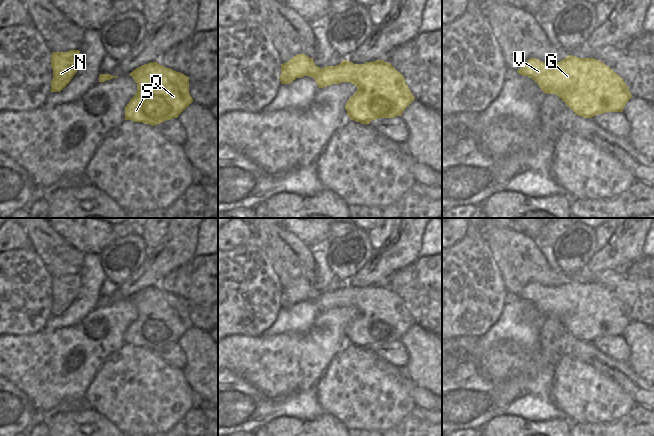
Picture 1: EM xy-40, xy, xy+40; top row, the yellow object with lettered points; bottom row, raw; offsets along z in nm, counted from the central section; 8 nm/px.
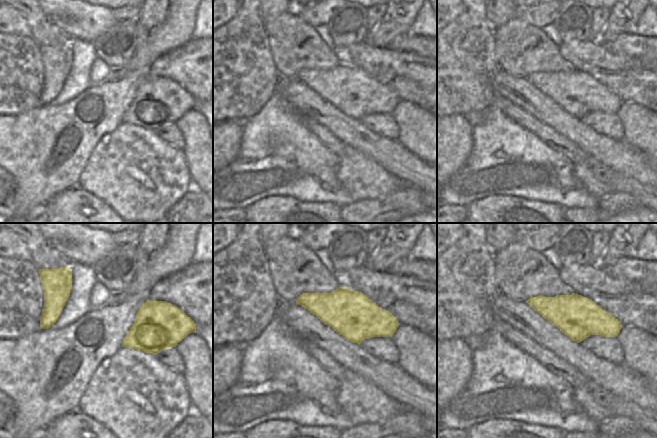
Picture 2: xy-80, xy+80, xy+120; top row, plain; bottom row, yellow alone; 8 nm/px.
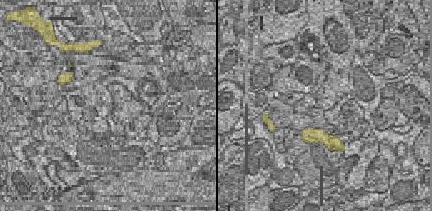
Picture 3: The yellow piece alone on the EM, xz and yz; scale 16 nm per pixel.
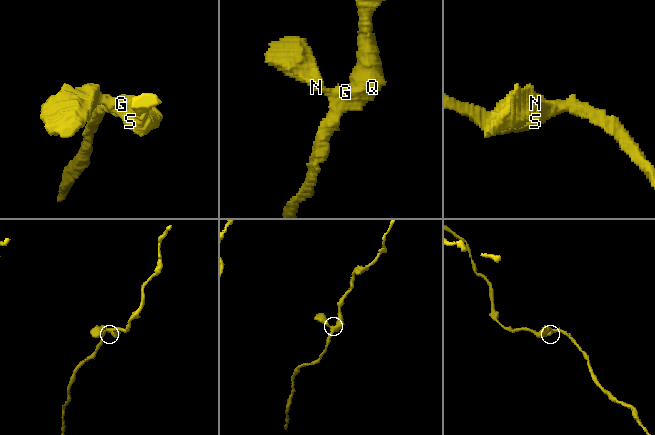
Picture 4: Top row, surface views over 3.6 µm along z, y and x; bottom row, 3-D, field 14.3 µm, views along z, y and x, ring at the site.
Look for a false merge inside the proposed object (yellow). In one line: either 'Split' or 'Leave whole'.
Leave whole

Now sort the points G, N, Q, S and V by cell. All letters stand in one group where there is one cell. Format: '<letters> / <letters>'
G N Q S V

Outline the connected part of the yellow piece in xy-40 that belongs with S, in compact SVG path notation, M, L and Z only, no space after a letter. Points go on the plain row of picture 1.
M157 286L144 288L129 299L137 307L137 317L125 331L125 344L155 350L166 344L177 342L193 326L189 317L189 301Z

